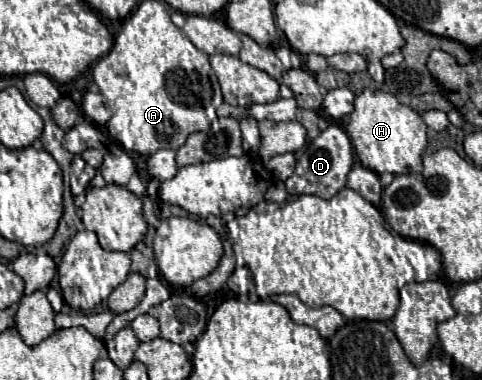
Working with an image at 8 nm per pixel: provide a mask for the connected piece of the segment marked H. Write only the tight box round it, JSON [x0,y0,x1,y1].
[347,89,427,173]

